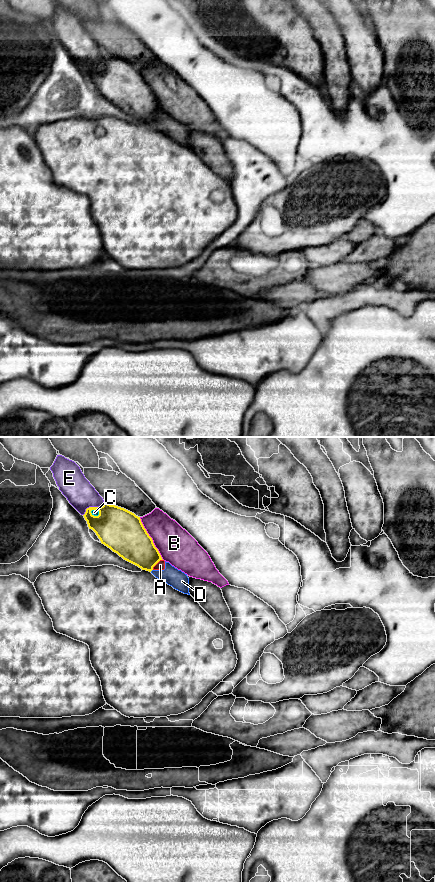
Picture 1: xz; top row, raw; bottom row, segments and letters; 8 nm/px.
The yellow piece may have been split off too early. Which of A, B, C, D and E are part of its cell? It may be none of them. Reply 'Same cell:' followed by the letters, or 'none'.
Same cell: none

